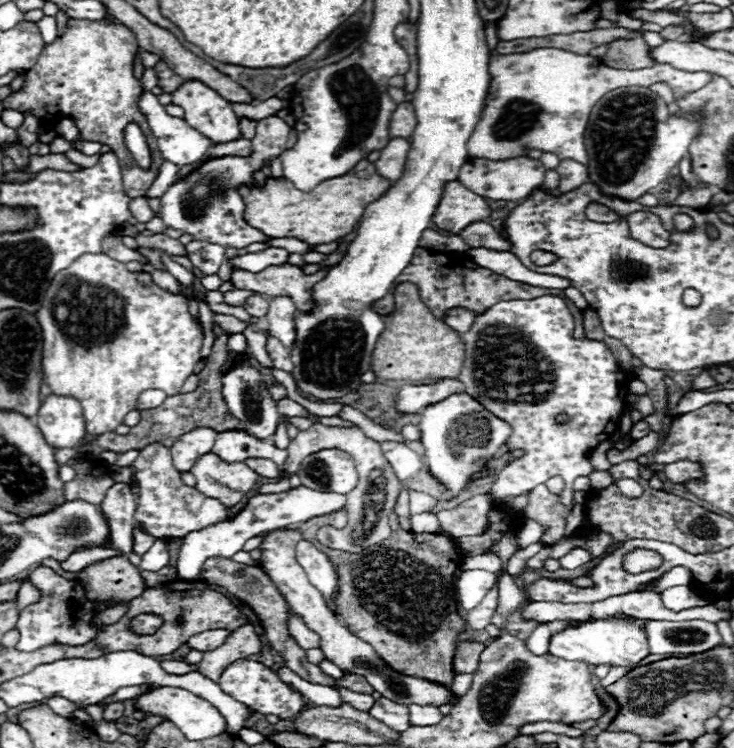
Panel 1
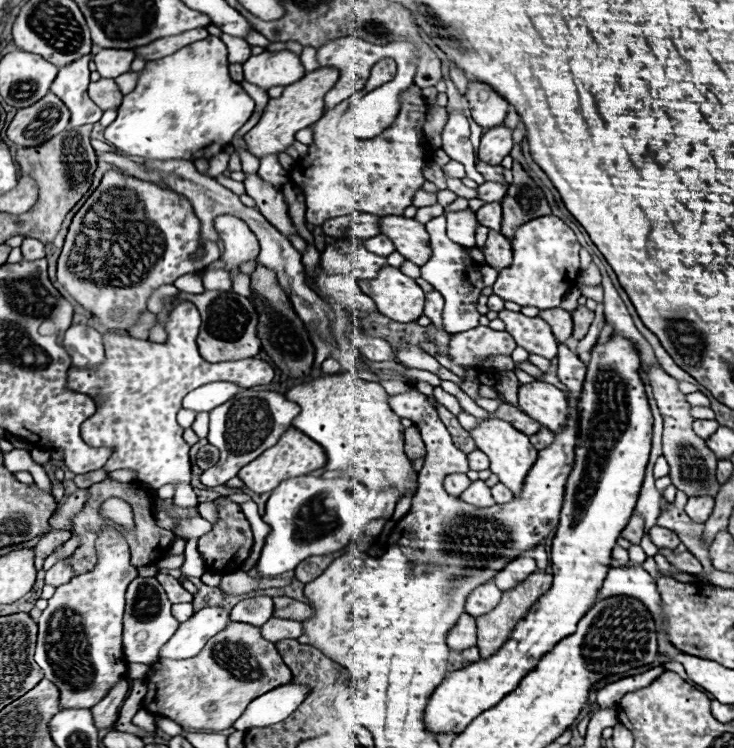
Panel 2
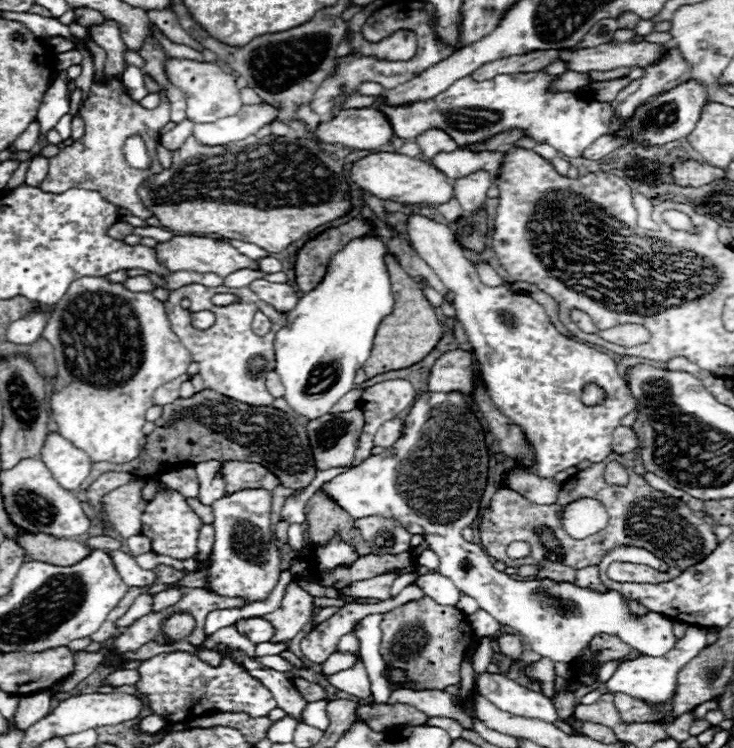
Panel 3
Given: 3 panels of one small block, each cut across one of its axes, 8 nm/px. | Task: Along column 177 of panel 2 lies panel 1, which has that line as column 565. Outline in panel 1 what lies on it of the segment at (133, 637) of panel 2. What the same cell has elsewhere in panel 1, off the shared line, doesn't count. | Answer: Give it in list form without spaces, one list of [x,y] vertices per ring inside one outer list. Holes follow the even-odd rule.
[[[576,620],[572,622],[544,622],[544,624],[538,624],[536,630],[526,638],[526,646],[528,650],[532,650],[536,656],[544,656],[548,654],[548,646],[550,646],[550,640],[552,640],[552,634],[558,634],[560,630],[566,630],[568,626],[578,626]]]

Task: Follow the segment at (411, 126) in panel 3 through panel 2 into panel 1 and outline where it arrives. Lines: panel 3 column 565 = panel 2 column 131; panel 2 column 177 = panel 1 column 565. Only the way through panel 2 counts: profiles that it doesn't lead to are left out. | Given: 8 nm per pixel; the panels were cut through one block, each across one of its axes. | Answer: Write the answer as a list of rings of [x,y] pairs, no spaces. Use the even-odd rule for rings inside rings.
[[[544,48],[544,50],[532,50],[524,54],[506,54],[490,56],[490,88],[486,96],[486,104],[480,116],[480,122],[476,124],[476,130],[472,132],[472,138],[468,140],[468,154],[472,158],[488,158],[488,160],[508,160],[526,156],[530,150],[542,150],[552,152],[560,156],[560,160],[576,160],[580,164],[588,164],[588,154],[584,146],[584,132],[588,126],[590,110],[592,106],[608,92],[616,88],[626,86],[652,86],[656,82],[668,82],[672,86],[672,92],[676,98],[696,92],[702,86],[706,86],[712,80],[712,74],[708,72],[682,72],[666,64],[654,64],[650,68],[642,70],[616,70],[604,66],[600,60],[584,54],[572,54],[566,50],[556,48]]]

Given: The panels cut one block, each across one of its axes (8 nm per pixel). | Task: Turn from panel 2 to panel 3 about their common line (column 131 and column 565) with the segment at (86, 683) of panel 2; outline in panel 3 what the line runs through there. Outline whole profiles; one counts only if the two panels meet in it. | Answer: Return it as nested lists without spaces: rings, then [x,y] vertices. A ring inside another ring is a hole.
[[[542,560],[540,562],[540,570],[538,574],[534,576],[536,580],[542,580],[542,578],[548,578],[548,580],[554,580],[554,582],[574,582],[574,568],[566,566],[564,562],[560,560]]]

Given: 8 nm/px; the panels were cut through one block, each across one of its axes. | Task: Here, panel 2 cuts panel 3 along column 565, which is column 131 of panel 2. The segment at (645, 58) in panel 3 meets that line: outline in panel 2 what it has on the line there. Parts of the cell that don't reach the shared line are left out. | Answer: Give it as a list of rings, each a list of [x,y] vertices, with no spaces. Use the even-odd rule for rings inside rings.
[[[100,50],[94,56],[96,70],[102,78],[116,78],[130,70],[130,62],[134,60],[134,50]]]

